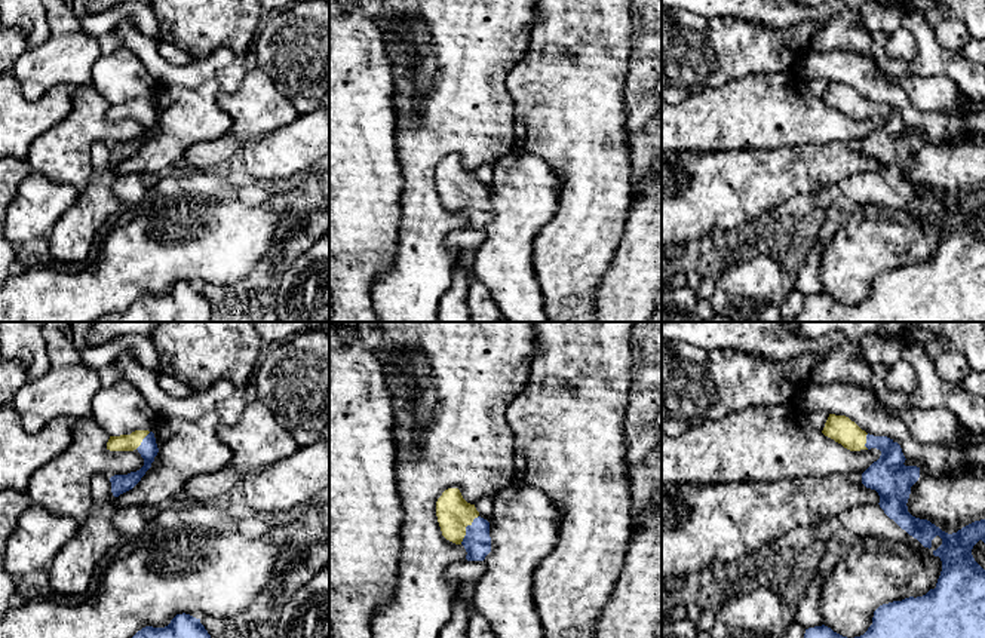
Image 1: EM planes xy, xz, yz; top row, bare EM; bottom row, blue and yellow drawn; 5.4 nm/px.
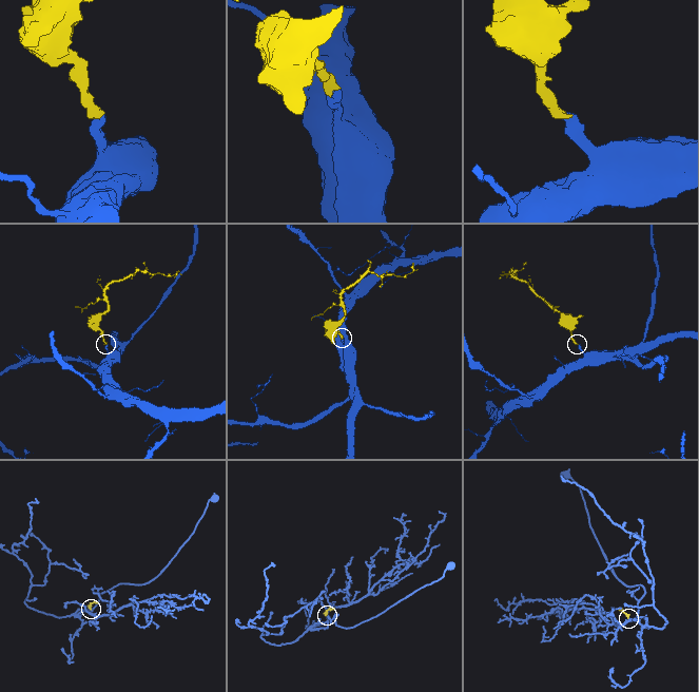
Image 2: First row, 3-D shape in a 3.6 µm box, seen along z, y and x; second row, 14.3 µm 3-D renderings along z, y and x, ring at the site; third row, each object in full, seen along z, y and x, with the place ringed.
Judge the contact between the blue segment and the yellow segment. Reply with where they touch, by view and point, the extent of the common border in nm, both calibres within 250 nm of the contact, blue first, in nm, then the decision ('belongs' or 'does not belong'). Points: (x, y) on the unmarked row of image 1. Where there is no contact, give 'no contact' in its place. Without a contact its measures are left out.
xz (466, 198) | 190 nm | 150/190 nm | belongs

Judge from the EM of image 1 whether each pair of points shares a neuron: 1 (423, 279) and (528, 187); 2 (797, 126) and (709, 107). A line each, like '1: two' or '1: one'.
1: two
2: one

